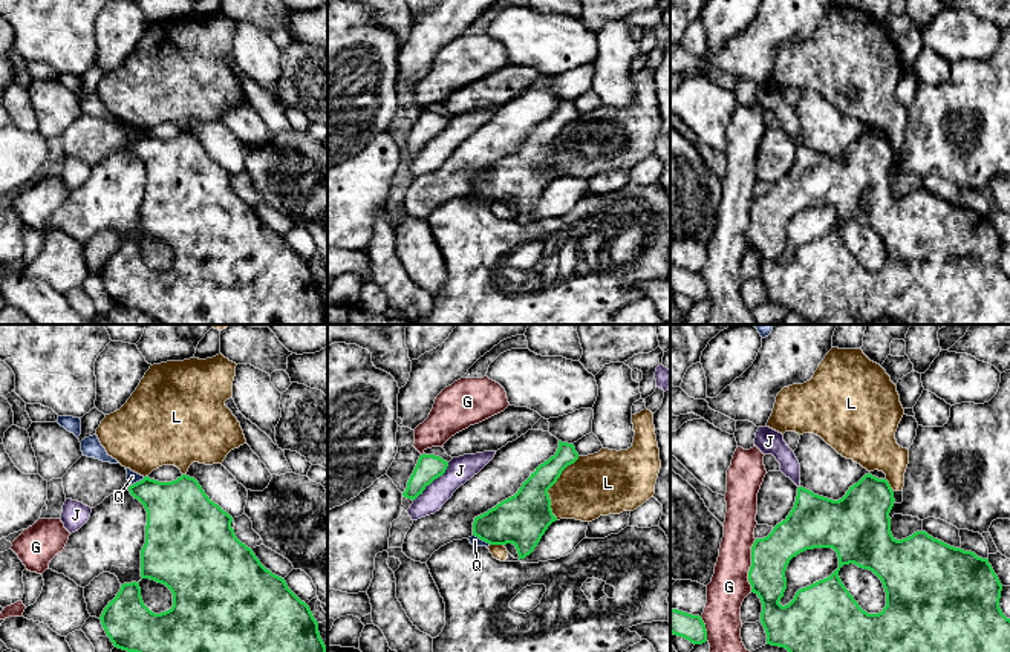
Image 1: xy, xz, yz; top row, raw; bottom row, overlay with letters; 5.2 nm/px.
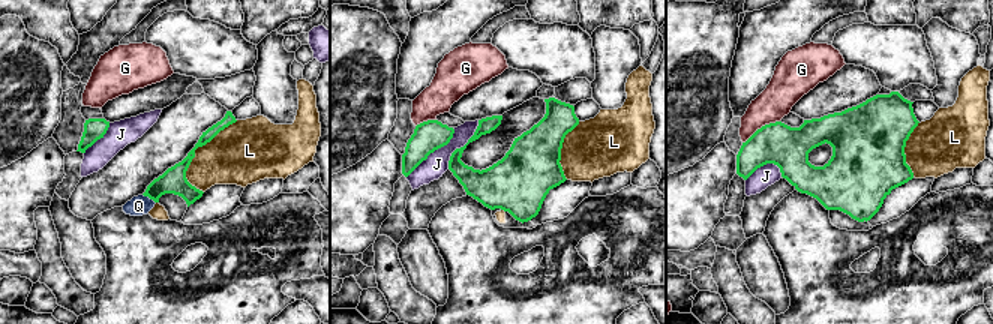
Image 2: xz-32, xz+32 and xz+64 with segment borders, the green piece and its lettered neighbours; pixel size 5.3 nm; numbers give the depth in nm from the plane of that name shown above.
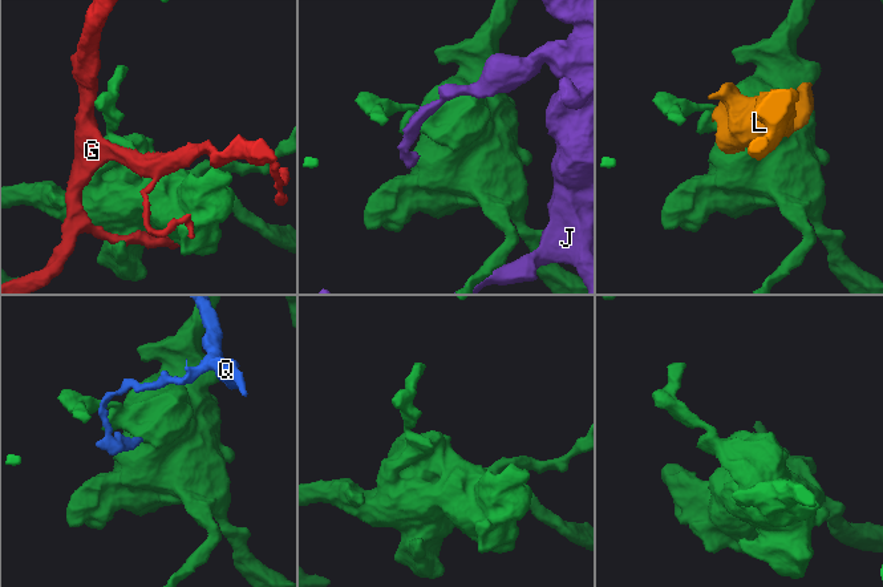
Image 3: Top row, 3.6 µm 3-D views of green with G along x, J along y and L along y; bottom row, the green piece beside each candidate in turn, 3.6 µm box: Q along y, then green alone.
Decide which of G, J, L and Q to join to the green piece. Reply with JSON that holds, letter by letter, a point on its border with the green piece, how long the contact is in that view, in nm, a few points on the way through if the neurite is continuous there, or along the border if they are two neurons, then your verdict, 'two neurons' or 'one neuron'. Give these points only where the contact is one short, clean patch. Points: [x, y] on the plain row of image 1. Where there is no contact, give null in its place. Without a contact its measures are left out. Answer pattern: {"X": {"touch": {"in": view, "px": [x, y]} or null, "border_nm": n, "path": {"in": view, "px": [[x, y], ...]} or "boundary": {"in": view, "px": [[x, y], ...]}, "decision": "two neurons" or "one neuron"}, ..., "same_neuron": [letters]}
{"G": {"touch": {"in": "yz", "px": [752, 222]}, "border_nm": 280, "decision": "two neurons"}, "J": {"touch": {"in": "xz", "px": [432, 138]}, "border_nm": 280, "decision": "two neurons"}, "L": {"touch": {"in": "xz", "px": [551, 143]}, "border_nm": 360, "decision": "two neurons"}, "Q": {"touch": {"in": "xy", "px": [136, 140]}, "border_nm": 90, "boundary": {"in": "xy", "px": [[144, 135], [130, 143]]}, "decision": "two neurons"}, "same_neuron": []}

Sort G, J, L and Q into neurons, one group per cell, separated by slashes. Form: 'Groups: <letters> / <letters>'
Groups: G / J / L / Q

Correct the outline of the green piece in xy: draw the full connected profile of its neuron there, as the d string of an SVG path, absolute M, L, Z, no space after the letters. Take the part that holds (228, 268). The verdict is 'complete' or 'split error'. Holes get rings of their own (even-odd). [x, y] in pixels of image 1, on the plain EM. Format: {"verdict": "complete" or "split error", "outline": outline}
{"verdict": "complete", "outline": "M182 132L176 138L159 139L145 133L129 148L147 168L141 234L165 242L173 251L173 263L155 271L142 259L139 239L121 242L99 274L115 305L141 311L159 324L323 324L326 303L309 263L236 194L233 174L205 152L194 135Z"}

